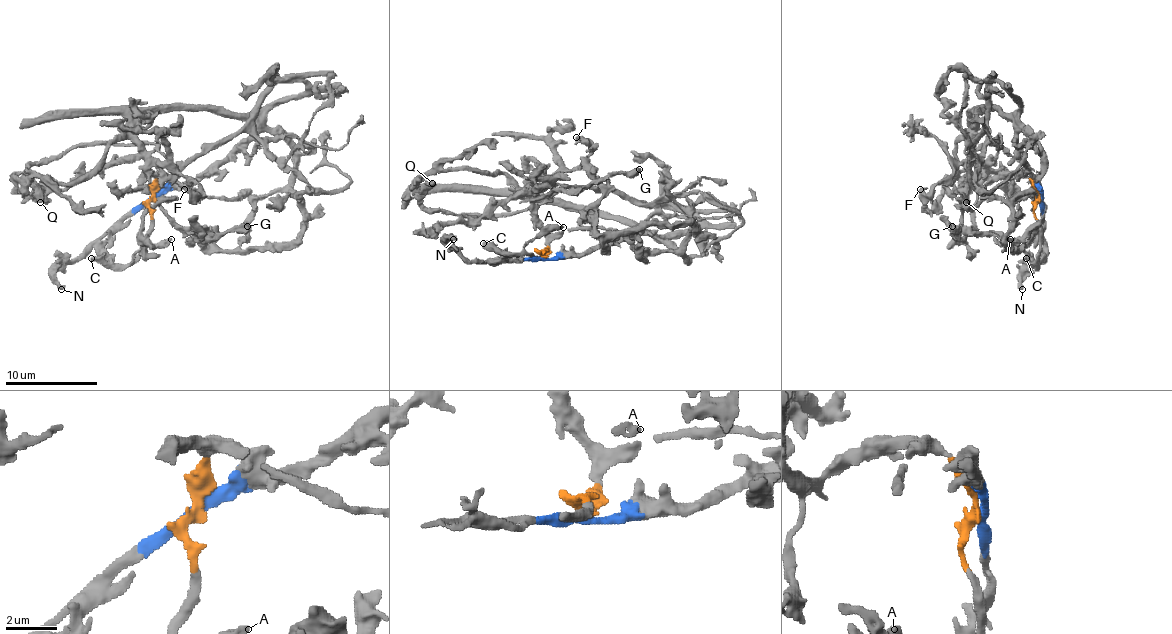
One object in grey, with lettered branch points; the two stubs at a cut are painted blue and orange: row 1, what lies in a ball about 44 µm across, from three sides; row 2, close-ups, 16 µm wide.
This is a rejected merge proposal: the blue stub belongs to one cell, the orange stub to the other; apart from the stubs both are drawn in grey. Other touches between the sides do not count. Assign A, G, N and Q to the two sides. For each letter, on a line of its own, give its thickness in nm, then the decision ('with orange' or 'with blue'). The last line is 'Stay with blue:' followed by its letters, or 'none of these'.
A: 460 nm | with orange
G: 550 nm | with orange
N: 420 nm | with blue
Q: 480 nm | with orange
Stay with blue: N

